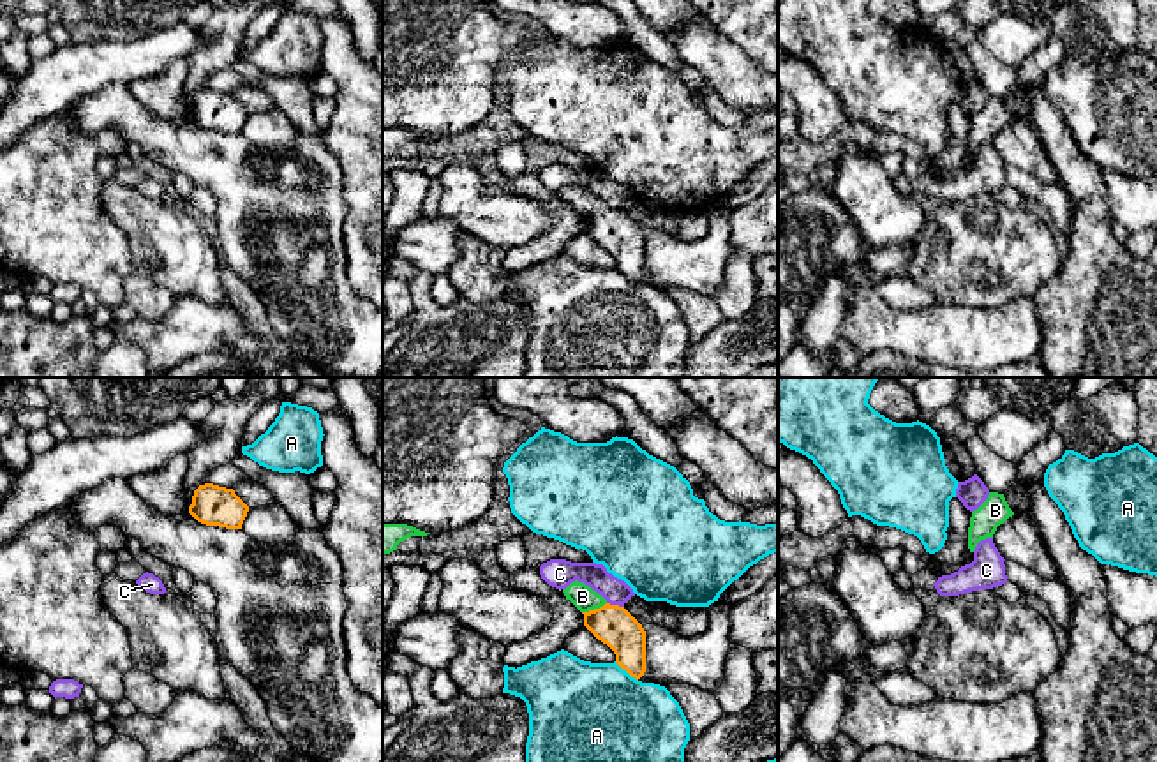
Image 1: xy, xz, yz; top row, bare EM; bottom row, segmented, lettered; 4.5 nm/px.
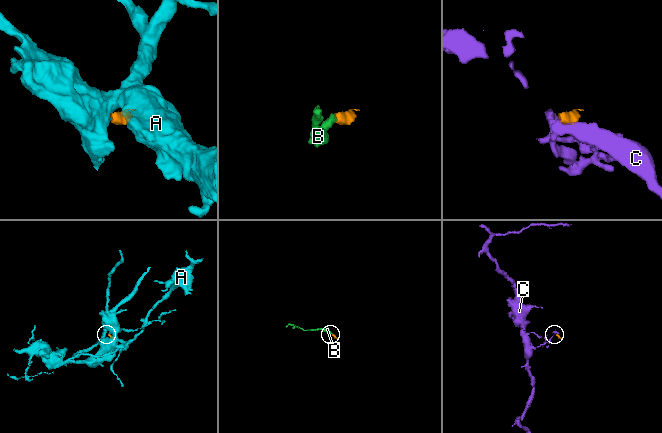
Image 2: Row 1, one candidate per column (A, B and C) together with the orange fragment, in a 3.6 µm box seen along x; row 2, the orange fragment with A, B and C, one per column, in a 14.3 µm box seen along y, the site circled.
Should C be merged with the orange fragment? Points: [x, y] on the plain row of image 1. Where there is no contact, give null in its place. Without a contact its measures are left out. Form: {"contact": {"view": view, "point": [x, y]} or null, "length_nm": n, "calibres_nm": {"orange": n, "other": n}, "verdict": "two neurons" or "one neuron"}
{"contact": {"view": "xz", "point": [616, 210]}, "length_nm": 80, "calibres_nm": {"orange": 180, "other": 120}, "verdict": "two neurons"}

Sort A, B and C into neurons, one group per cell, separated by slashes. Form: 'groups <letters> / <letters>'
groups A / B / C

